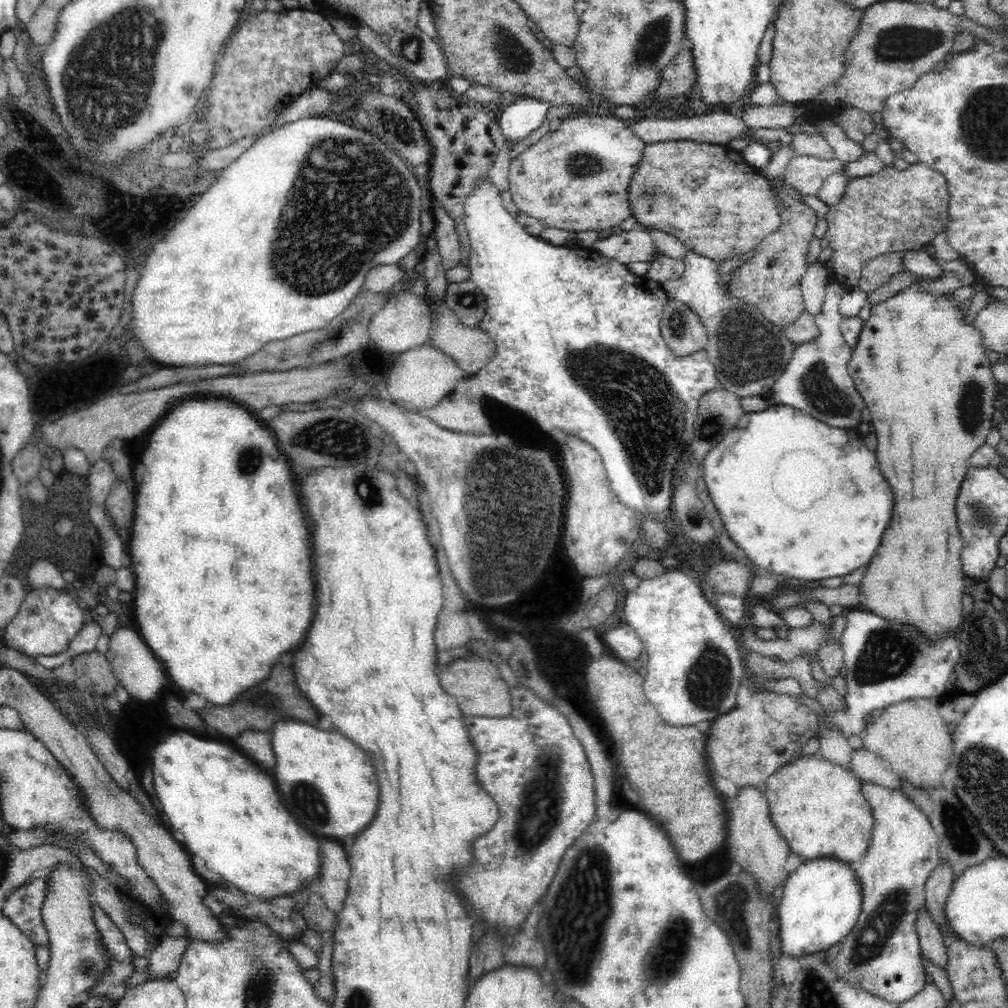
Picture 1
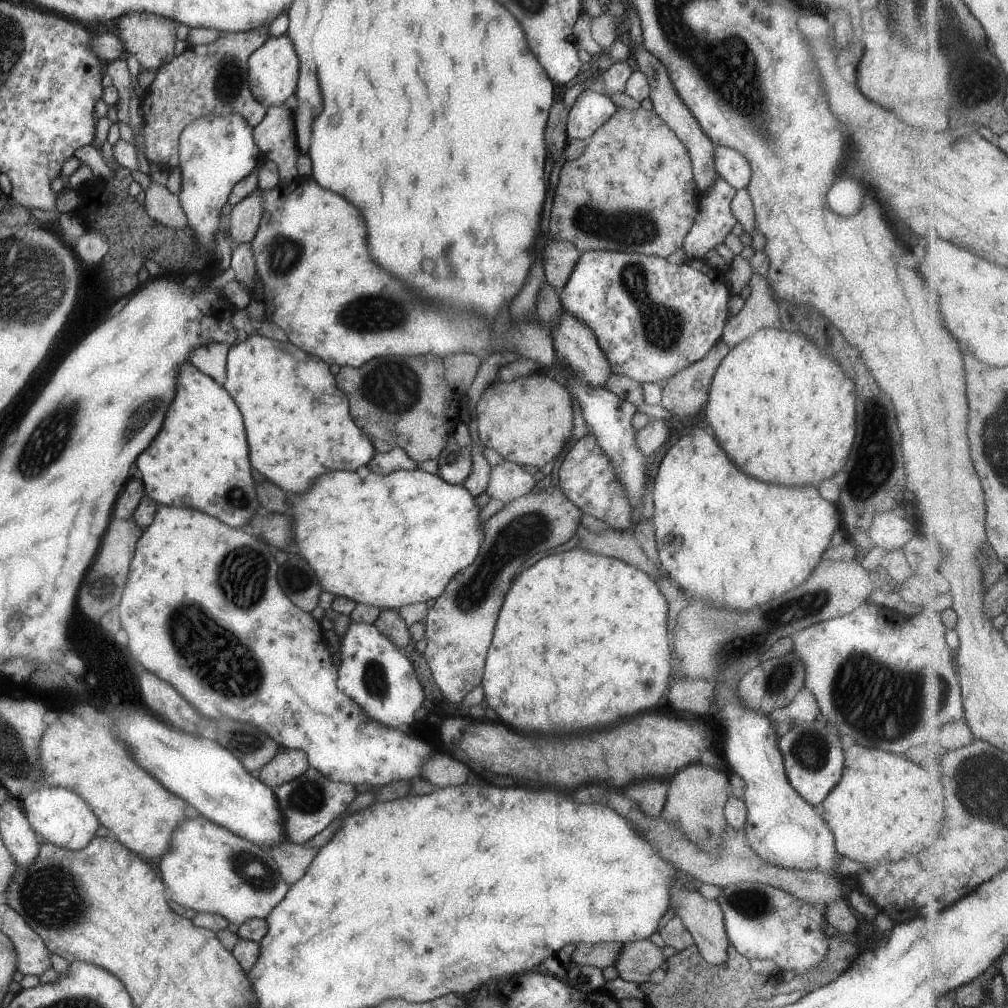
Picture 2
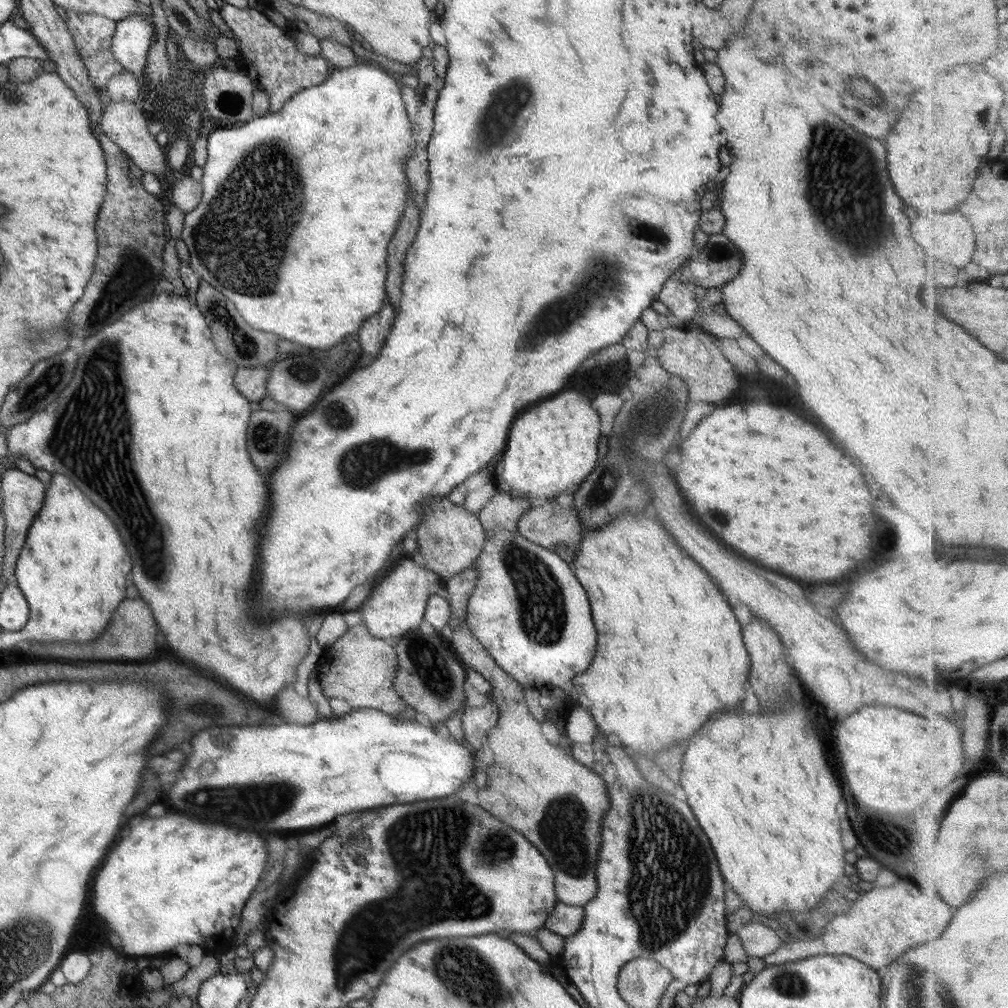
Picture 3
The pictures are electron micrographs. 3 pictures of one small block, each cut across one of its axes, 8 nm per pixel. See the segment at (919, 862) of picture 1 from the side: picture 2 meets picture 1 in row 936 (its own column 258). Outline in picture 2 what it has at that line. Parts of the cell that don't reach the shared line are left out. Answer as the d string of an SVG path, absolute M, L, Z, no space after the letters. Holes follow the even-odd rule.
M203 816L183 820L171 836L171 848L157 861L160 880L171 892L171 900L195 913L217 914L228 921L233 928L244 921L266 919L275 906L285 897L289 885L283 882L277 864L263 848L253 846L251 842L237 838L229 830L205 820Z

